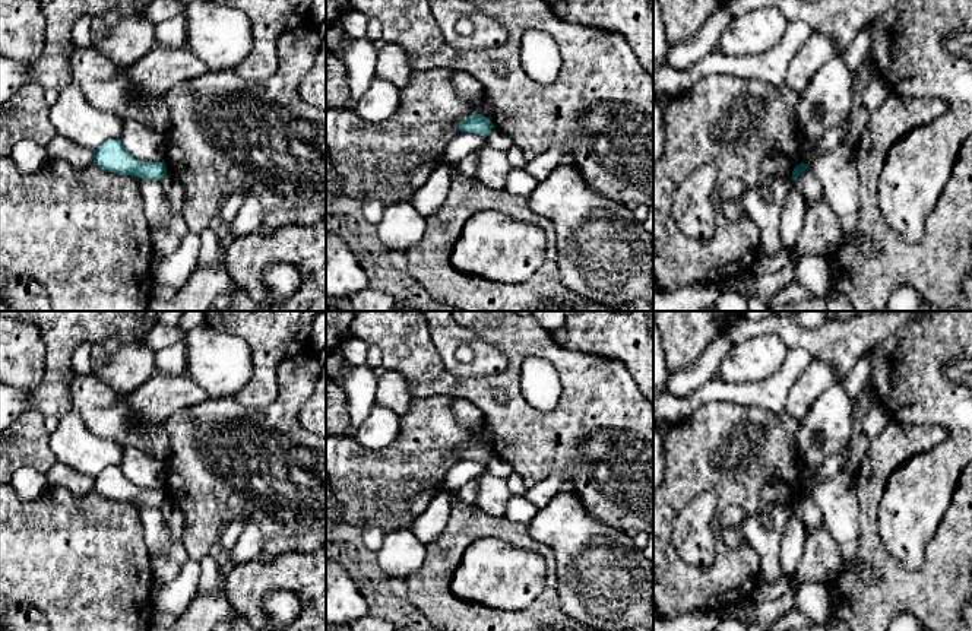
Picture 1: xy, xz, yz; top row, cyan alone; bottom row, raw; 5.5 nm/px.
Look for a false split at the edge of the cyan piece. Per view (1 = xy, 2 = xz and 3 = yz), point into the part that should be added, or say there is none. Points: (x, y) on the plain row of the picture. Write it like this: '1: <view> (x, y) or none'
1: none
2: none
3: none

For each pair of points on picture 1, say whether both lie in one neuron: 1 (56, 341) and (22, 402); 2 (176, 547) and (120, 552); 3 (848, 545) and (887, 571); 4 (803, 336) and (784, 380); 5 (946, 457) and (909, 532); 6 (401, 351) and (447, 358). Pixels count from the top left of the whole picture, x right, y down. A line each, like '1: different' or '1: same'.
1: same
2: different
3: different
4: different
5: same
6: different

